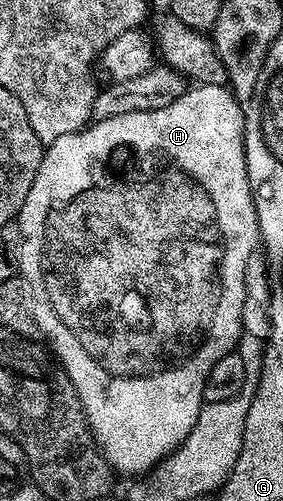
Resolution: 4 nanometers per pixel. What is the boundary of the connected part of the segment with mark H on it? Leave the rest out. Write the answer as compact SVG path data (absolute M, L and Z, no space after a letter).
M195 84L193 87L187 88L186 92L180 95L180 99L176 99L176 103L168 103L168 107L160 107L156 111L132 111L128 115L116 115L112 119L94 121L76 133L60 135L60 139L49 142L45 146L40 171L36 171L36 179L32 183L32 191L28 191L28 199L24 199L22 212L16 218L16 226L18 225L19 229L17 232L20 234L20 277L24 282L25 292L28 294L28 308L54 356L58 358L62 368L66 370L68 379L74 384L74 390L82 404L82 410L86 416L86 422L90 425L94 441L98 444L98 449L115 474L122 476L123 473L126 477L134 477L137 473L149 474L154 466L178 449L180 443L184 443L184 439L188 439L188 431L192 431L192 427L196 427L196 419L204 404L202 396L204 395L204 383L208 379L208 371L212 371L212 367L216 367L216 363L220 359L224 359L224 355L235 352L238 338L244 332L242 327L244 267L248 267L248 255L252 255L260 245L256 207L253 196L251 196L252 190L246 166L246 143L245 140L240 139L240 135L245 134L245 131L246 114L240 108L240 102L234 98L233 92L226 85Z

